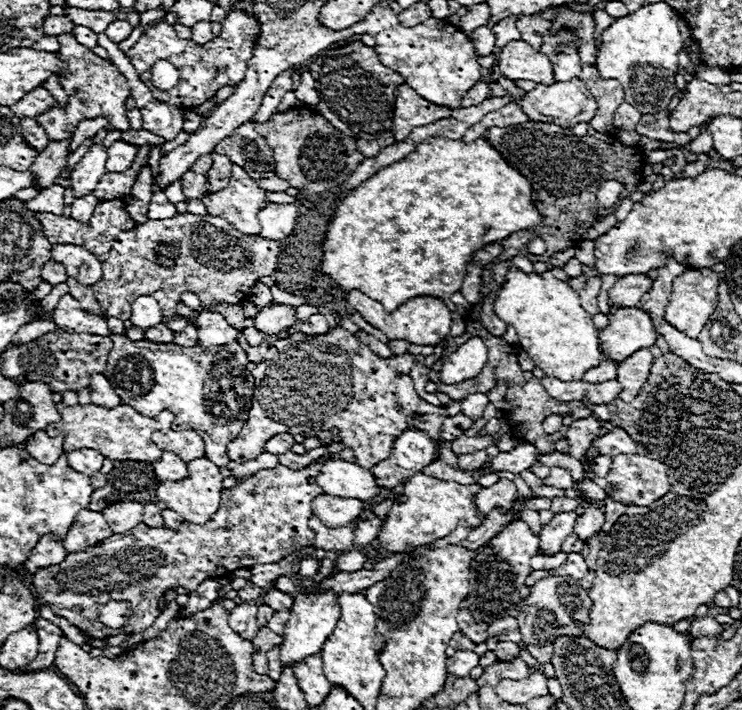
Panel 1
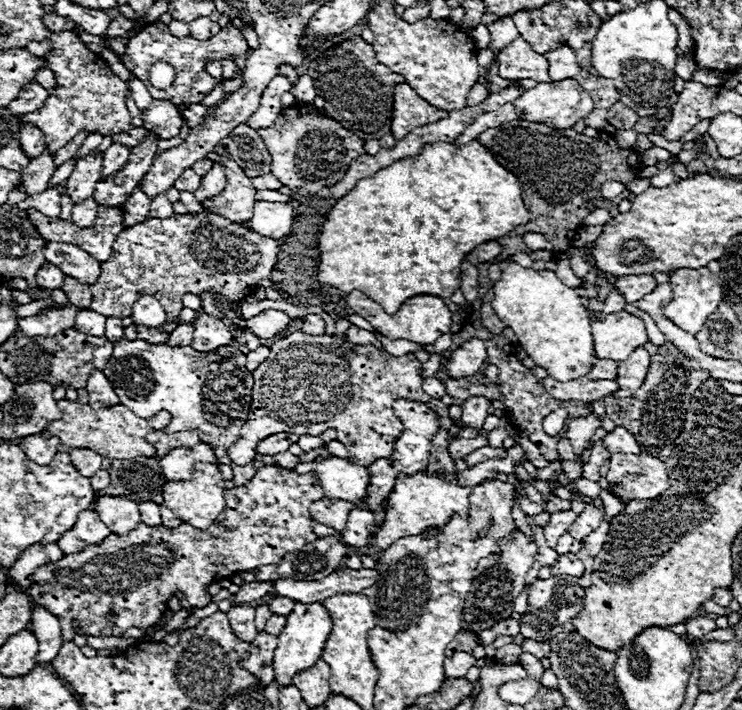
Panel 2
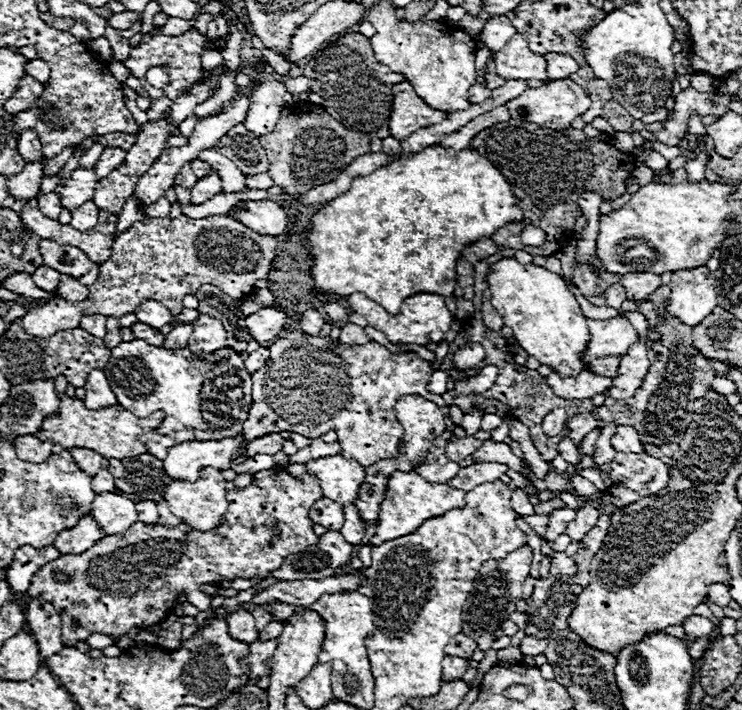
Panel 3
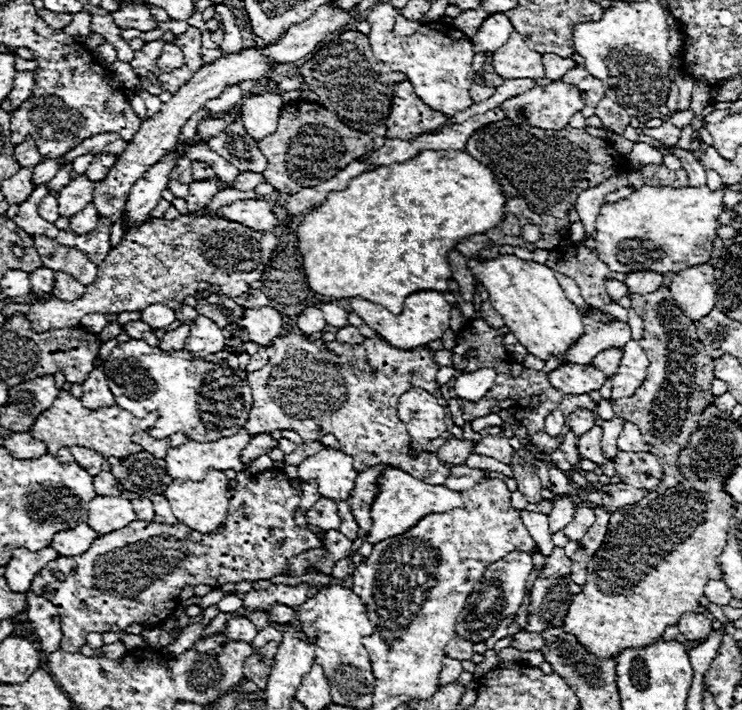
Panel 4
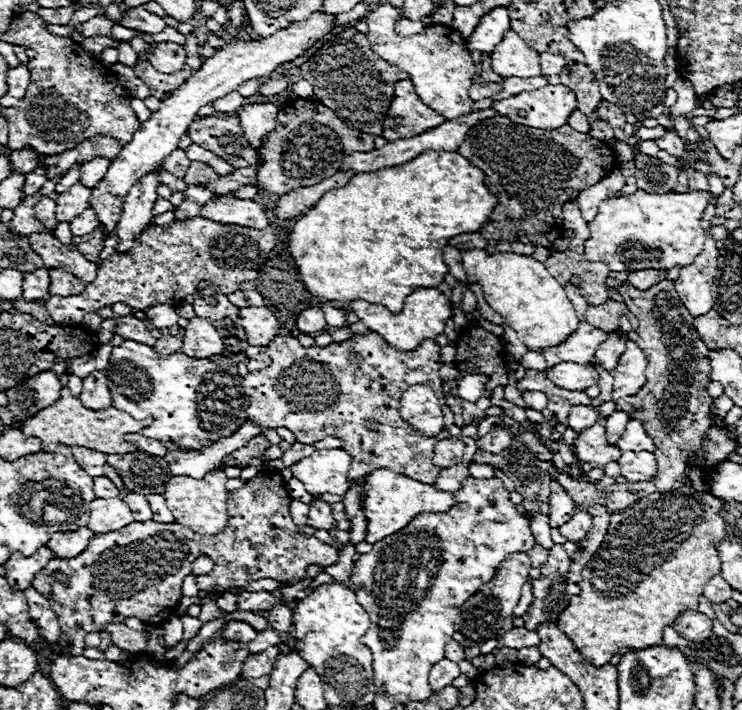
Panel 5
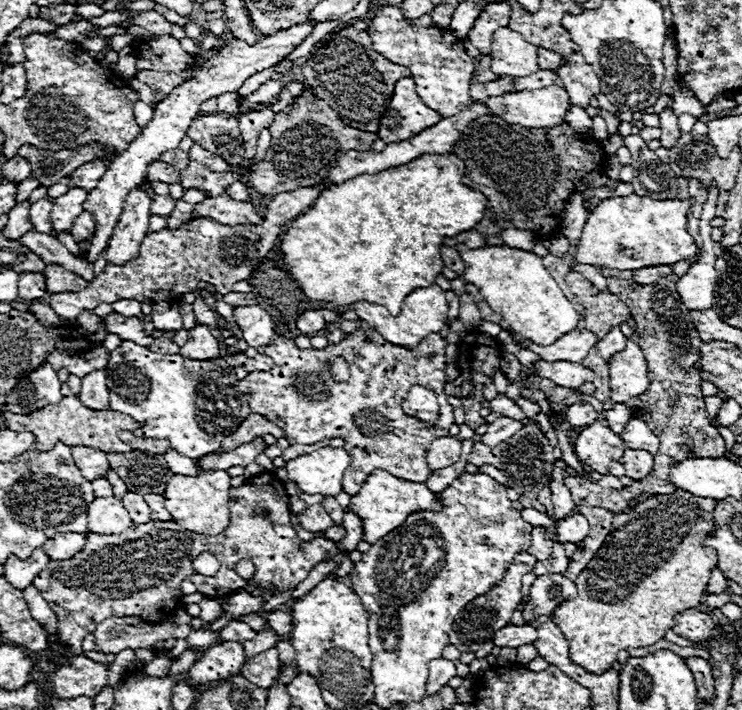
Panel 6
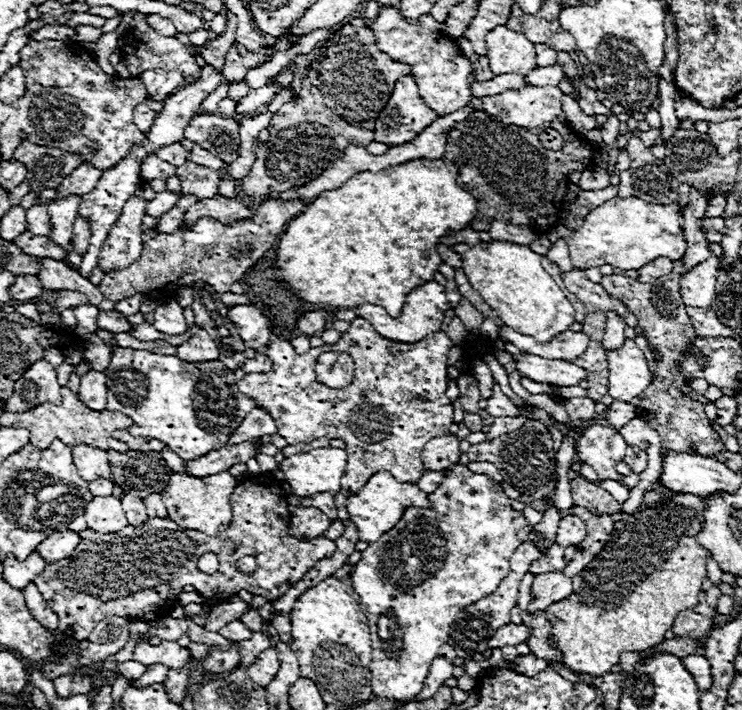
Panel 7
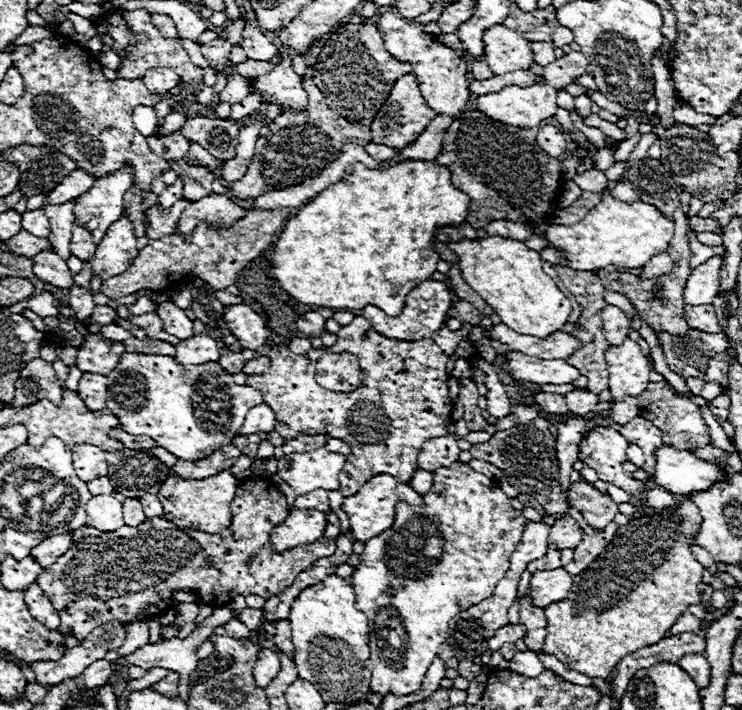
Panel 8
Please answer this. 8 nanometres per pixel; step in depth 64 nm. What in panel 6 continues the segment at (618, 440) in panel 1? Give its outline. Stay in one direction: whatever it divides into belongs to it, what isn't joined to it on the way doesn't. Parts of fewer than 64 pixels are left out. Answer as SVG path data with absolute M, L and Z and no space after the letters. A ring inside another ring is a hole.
M632 418L624 426L624 432L620 436L628 448L644 448L644 450L652 452L652 456L658 454L658 446L660 446L658 436L638 418Z

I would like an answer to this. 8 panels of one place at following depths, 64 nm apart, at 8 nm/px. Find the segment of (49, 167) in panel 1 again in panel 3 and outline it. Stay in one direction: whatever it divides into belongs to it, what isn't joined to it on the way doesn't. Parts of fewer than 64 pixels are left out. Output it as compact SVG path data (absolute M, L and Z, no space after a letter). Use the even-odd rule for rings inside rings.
M42 158L34 164L26 164L26 168L22 172L18 172L16 176L10 176L6 180L8 194L16 200L30 200L32 196L36 196L40 190L40 182L42 182L42 164L44 162L46 162L46 158Z

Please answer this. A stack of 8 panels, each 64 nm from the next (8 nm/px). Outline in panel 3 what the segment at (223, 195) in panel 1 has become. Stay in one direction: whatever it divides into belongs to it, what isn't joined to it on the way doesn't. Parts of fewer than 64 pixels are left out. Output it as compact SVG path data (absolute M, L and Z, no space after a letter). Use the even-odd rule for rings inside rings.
M210 148L210 150L200 150L198 160L208 162L212 166L212 170L218 172L218 176L222 178L224 192L242 192L242 190L246 190L244 174L226 156L222 156L222 154L218 154L216 150Z

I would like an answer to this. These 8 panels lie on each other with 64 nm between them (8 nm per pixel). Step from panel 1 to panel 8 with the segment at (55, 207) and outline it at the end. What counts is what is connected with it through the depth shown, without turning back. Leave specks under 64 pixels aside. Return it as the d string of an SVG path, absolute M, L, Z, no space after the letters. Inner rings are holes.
M26 210L22 214L22 228L36 234L36 236L44 236L48 238L50 234L50 224L48 224L48 218L44 216L44 210Z

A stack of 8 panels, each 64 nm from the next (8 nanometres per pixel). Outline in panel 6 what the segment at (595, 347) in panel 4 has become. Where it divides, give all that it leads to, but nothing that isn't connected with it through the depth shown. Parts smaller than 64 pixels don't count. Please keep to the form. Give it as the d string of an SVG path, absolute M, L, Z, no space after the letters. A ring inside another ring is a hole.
M572 330L566 332L564 336L560 336L554 344L550 346L540 346L540 344L532 344L530 340L522 340L522 346L536 352L540 358L548 360L548 362L556 362L556 360L566 360L566 362L580 362L584 360L584 356L588 354L588 350L598 342L598 338L588 332L588 330Z

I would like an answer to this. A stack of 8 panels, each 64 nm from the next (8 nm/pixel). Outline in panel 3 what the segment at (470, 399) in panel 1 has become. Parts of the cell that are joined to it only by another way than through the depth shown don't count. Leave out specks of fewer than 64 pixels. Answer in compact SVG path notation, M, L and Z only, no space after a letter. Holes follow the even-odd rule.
M470 412L470 414L464 414L464 420L460 426L466 430L466 434L474 436L480 430L480 420L482 420L480 412Z

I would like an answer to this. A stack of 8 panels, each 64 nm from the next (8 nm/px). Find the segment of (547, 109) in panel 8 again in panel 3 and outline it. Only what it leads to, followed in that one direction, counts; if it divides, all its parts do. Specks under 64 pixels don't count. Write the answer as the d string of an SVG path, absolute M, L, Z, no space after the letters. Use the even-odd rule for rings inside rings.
M564 78L564 80L552 80L540 88L528 88L526 92L522 92L522 96L506 102L506 108L514 120L530 122L540 128L562 130L562 128L568 128L576 116L582 116L582 112L586 112L590 104L592 102L584 94L584 90L576 82Z

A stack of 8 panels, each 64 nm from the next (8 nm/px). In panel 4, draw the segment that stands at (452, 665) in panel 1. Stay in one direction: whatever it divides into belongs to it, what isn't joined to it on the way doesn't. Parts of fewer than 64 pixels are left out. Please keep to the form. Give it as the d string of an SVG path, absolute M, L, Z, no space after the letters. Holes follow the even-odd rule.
M444 656L442 664L440 664L438 686L446 686L446 684L450 684L450 682L456 682L462 672L464 672L464 670L462 670L460 660L452 660L452 658L446 658L446 656Z

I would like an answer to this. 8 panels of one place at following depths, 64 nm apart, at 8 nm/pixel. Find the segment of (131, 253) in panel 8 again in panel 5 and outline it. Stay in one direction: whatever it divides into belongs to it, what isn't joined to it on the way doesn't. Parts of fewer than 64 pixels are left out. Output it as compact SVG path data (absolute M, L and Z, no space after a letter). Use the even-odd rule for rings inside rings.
M152 170L148 176L144 176L144 180L140 180L140 184L136 184L136 188L132 188L132 192L128 192L122 218L116 226L116 236L120 238L116 244L116 254L130 252L136 238L152 222L152 208L158 198L158 184L158 174Z

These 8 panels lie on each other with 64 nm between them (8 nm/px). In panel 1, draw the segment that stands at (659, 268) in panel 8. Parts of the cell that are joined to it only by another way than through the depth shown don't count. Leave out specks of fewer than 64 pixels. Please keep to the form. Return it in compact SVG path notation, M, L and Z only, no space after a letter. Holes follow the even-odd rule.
M628 274L618 278L618 282L614 284L614 288L610 290L610 304L620 304L624 308L636 306L640 302L640 298L650 292L652 288L652 280L644 274L636 276L636 274Z

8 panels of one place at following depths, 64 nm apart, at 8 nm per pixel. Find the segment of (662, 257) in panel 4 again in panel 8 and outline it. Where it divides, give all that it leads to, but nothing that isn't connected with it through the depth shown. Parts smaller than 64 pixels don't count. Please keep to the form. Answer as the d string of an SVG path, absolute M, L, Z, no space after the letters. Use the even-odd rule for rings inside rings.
M610 194L594 206L578 224L550 226L548 240L562 252L568 266L574 270L600 270L608 264L622 268L636 268L646 264L656 252L664 252L674 234L674 222L664 218L652 204L626 204Z

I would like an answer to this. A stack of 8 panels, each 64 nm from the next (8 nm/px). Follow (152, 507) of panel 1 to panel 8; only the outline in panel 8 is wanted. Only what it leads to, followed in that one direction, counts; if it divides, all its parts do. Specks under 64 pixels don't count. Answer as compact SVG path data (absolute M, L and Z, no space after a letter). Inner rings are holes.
M128 498L124 502L124 524L126 526L140 526L144 520L146 520L146 516L142 512L140 502L136 498Z

